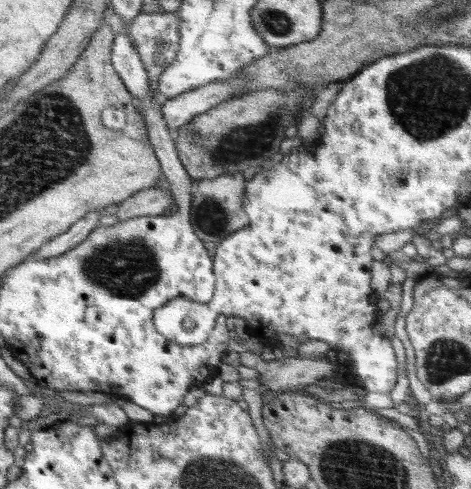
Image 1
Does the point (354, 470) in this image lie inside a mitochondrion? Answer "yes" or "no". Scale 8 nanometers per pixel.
yes

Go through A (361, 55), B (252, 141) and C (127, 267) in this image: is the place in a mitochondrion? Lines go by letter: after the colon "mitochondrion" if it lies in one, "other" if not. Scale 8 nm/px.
A: other
B: mitochondrion
C: mitochondrion

